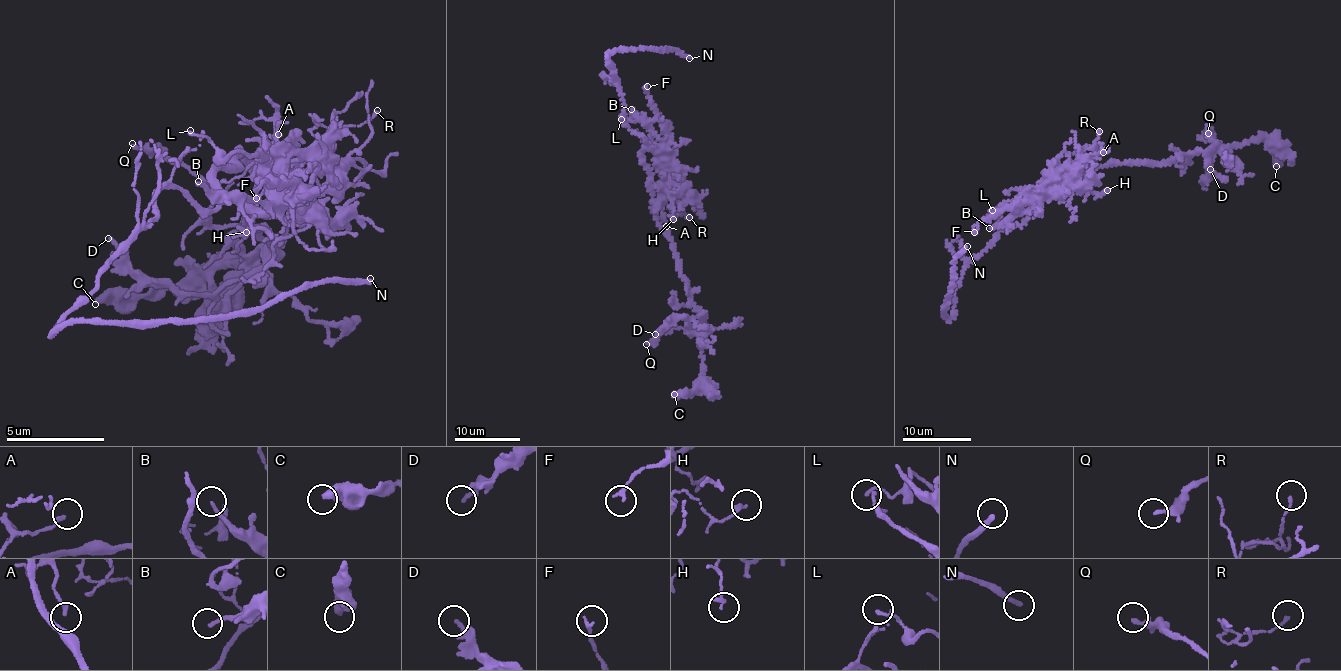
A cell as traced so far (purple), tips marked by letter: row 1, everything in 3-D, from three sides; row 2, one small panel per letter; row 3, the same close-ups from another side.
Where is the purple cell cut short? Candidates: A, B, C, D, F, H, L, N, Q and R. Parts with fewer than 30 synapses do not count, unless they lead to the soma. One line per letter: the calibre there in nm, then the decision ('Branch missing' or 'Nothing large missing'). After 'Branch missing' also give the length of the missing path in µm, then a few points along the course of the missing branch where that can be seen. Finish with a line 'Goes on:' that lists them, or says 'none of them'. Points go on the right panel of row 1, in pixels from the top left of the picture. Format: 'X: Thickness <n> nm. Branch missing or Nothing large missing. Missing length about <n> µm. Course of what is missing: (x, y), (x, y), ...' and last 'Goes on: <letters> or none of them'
A: Thickness 170 nm. Nothing large missing
B: Thickness 160 nm. Nothing large missing
C: Thickness 400 nm. Nothing large missing
D: Thickness 220 nm. Nothing large missing
F: Thickness 170 nm. Nothing large missing
H: Thickness 190 nm. Nothing large missing
L: Thickness 100 nm. Nothing large missing
N: Thickness 240 nm. Branch missing. Missing length about 30 µm. Course of what is missing: (967, 246), (1006, 172), (1006, 150), (1019, 132), (1027, 111)
Q: Thickness 190 nm. Nothing large missing
R: Thickness 120 nm. Nothing large missing
Goes on: N

